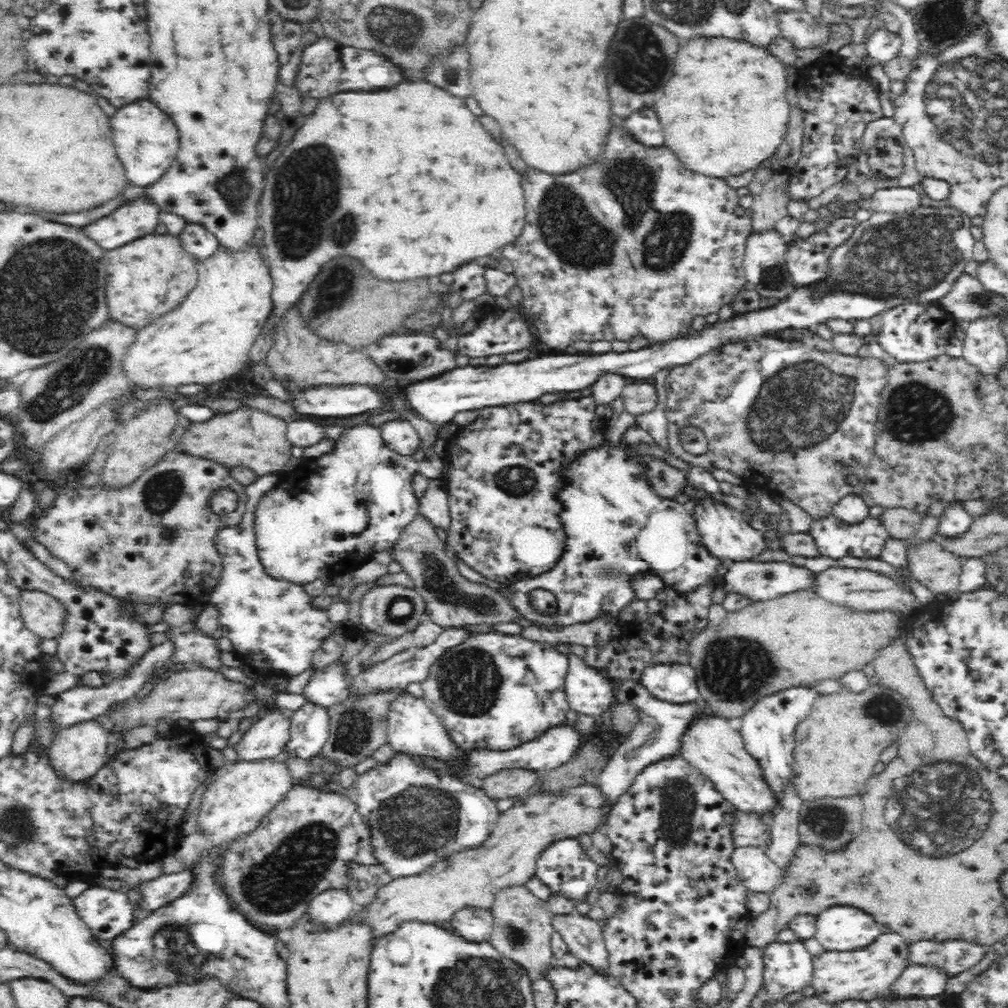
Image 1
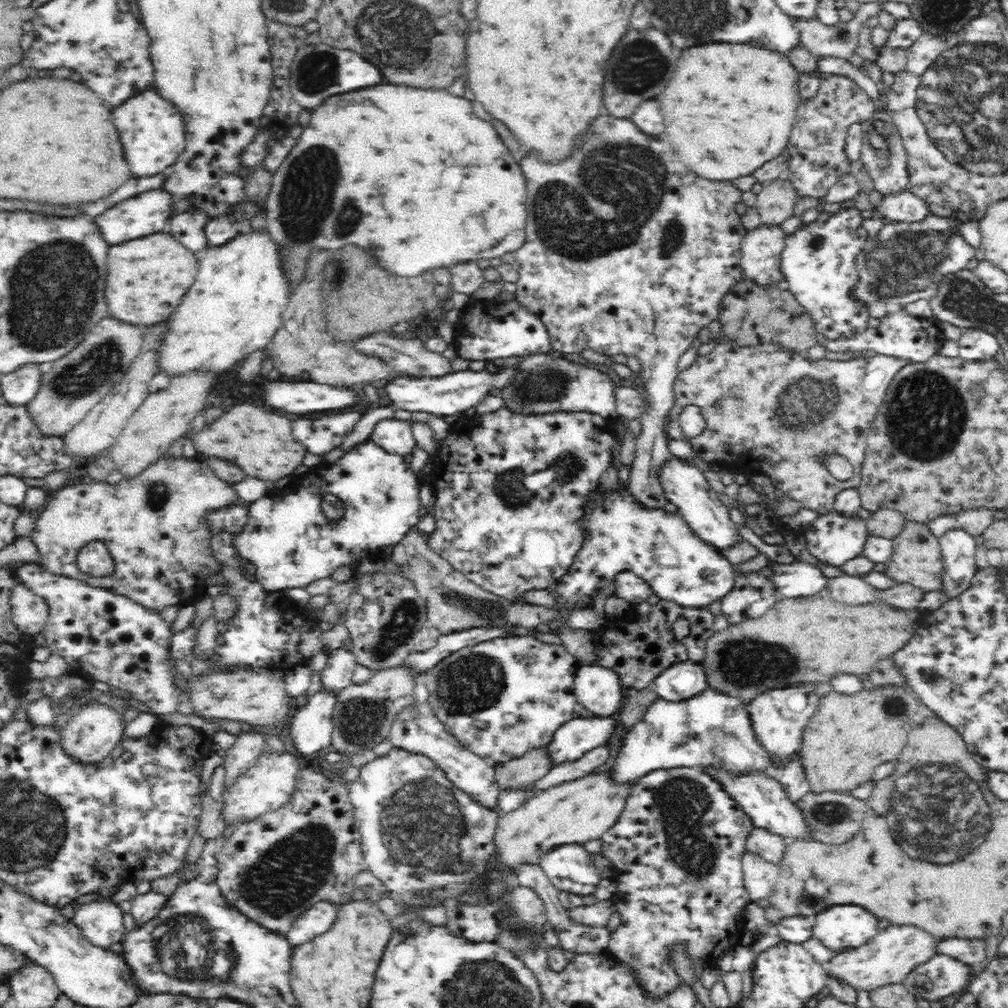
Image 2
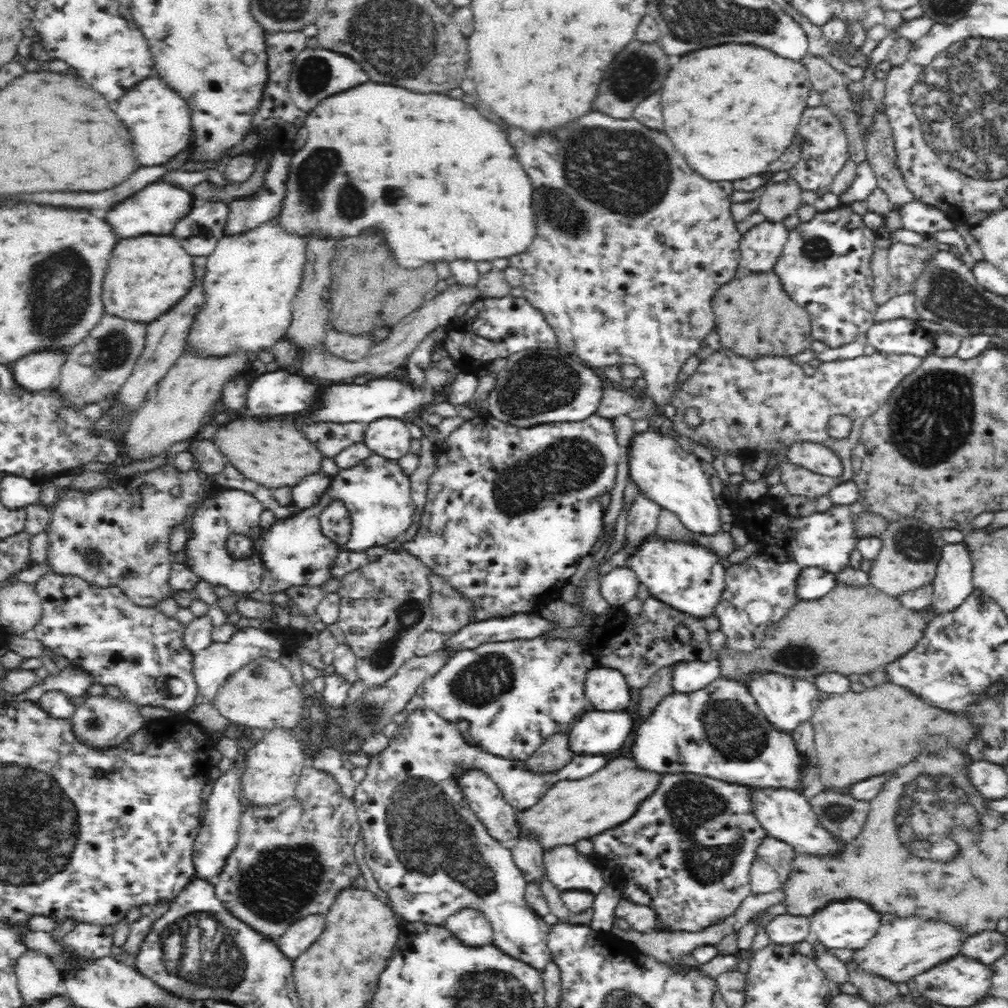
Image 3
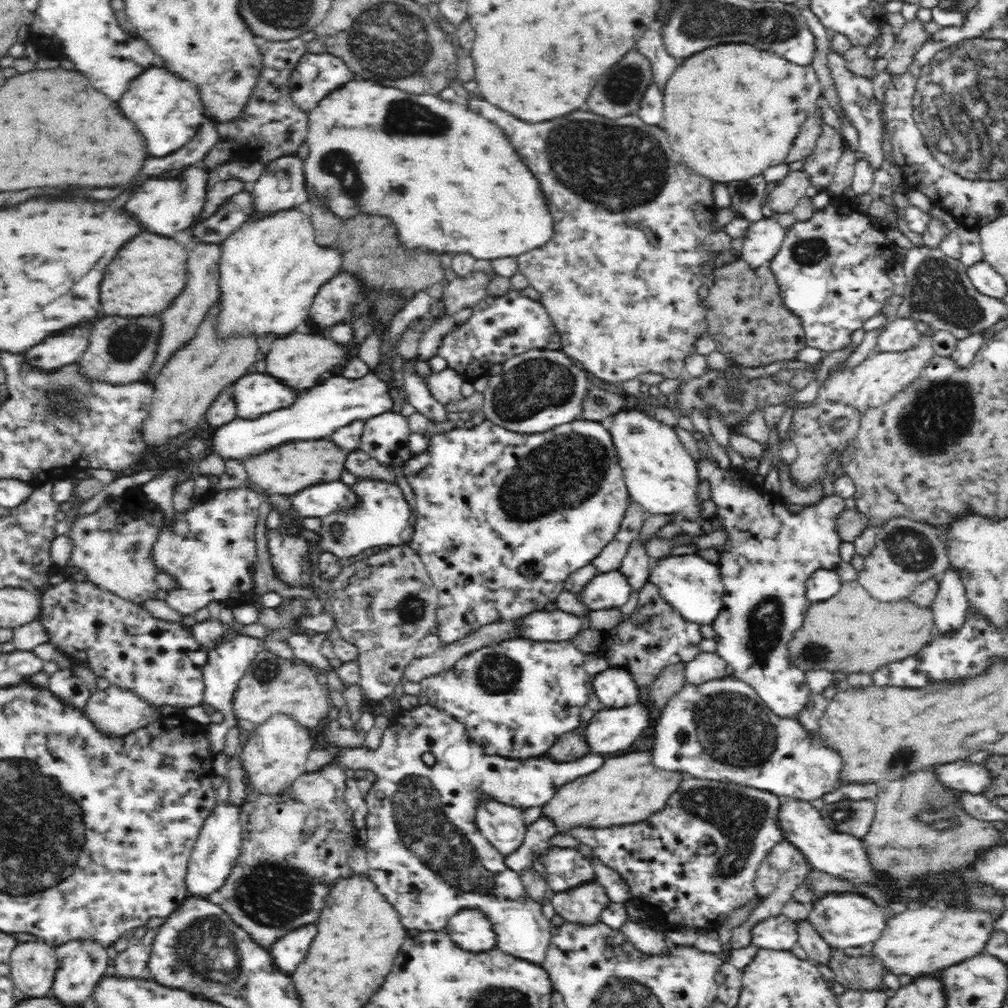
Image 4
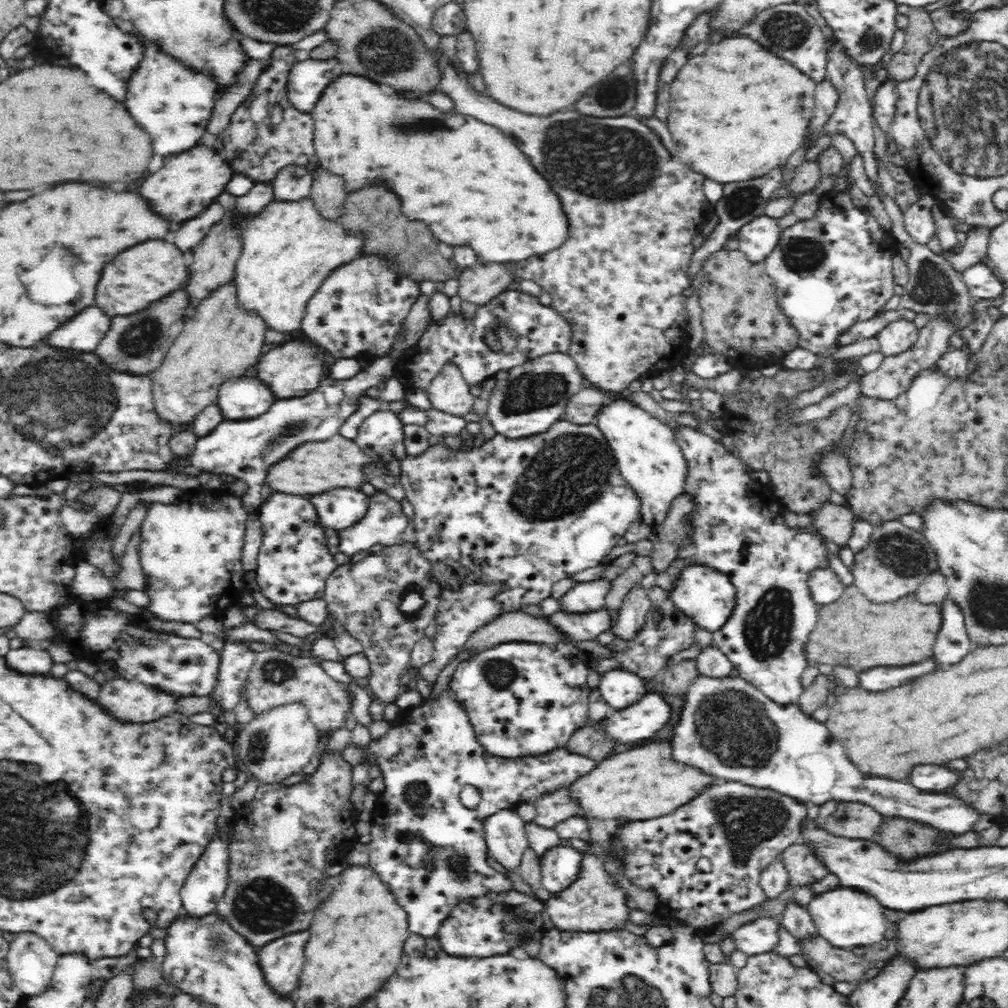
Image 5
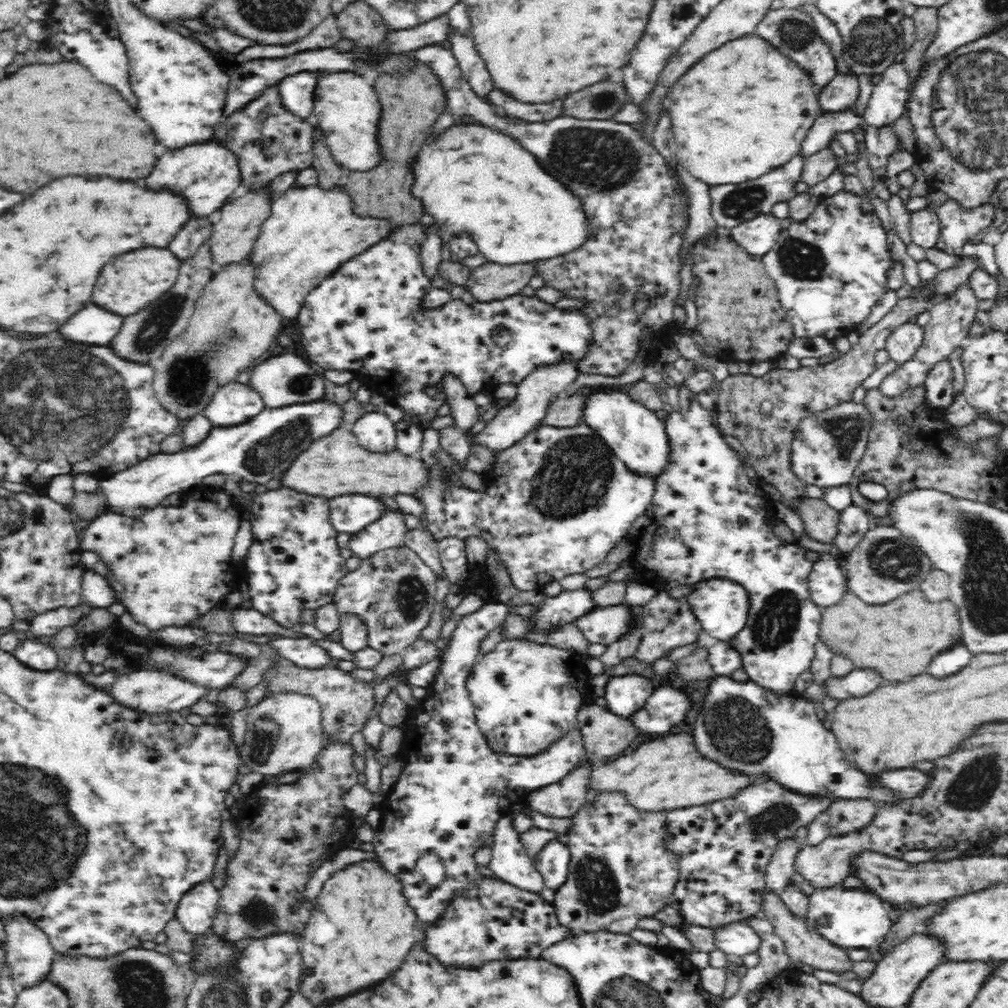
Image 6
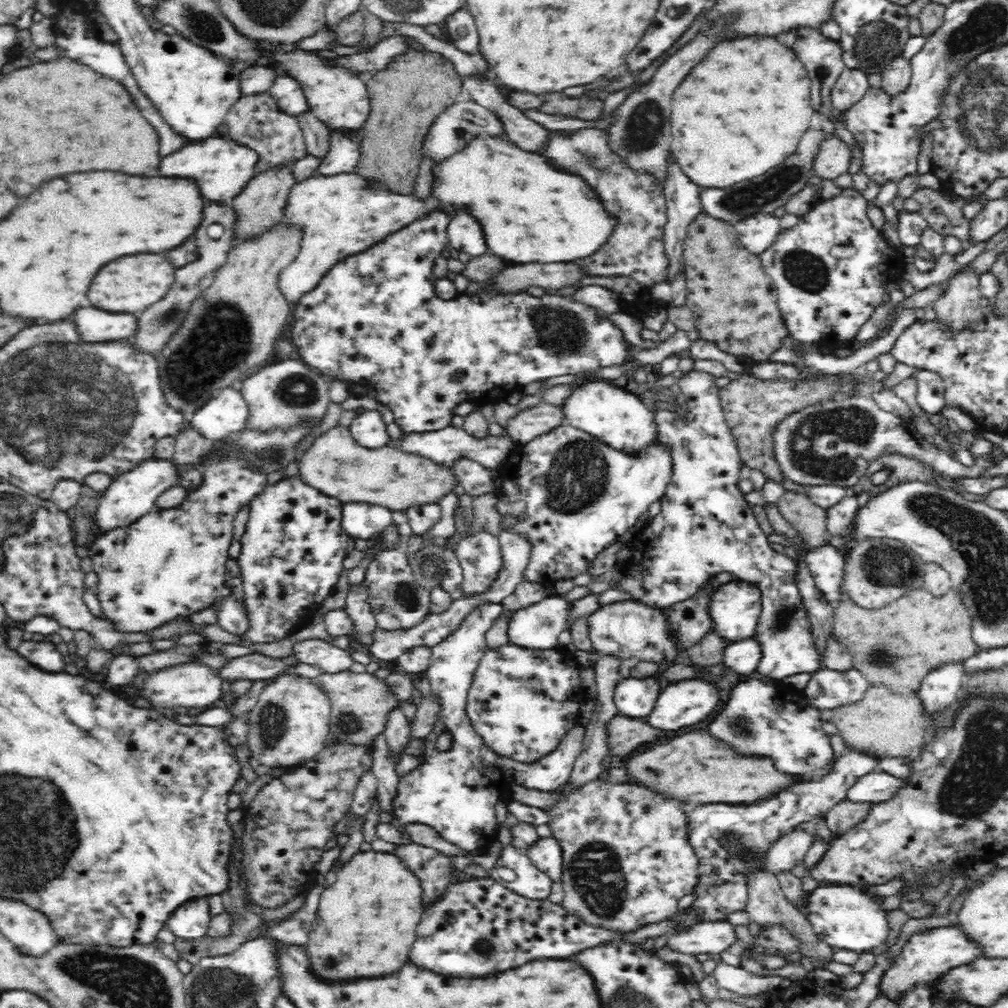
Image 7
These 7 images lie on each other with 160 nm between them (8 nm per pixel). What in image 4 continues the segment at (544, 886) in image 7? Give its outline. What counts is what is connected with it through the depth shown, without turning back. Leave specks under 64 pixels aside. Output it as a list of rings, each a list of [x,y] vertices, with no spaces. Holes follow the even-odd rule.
[[[482,793],[477,802],[475,823],[482,836],[504,856],[522,844],[527,827],[521,809],[496,801],[486,793]]]

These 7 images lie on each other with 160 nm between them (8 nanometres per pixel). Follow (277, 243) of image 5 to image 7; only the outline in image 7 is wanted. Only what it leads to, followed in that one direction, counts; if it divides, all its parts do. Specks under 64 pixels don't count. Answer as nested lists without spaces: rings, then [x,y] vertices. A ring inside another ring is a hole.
[[[353,172],[340,173],[336,176],[320,176],[314,174],[312,177],[296,183],[288,191],[287,201],[283,206],[283,218],[280,225],[288,229],[296,229],[301,232],[300,250],[290,266],[282,268],[278,272],[278,288],[285,301],[294,307],[300,298],[307,292],[314,290],[324,278],[324,274],[336,266],[344,258],[351,257],[368,250],[371,246],[382,242],[389,234],[408,226],[414,222],[416,216],[429,216],[428,212],[436,210],[436,200],[430,198],[426,202],[418,198],[408,198],[384,189],[369,188],[368,182]]]

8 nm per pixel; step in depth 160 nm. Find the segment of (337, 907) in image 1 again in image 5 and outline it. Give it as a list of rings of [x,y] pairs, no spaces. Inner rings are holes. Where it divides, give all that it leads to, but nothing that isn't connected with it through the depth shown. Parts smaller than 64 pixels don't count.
[[[302,930],[278,938],[257,948],[259,964],[272,987],[285,995],[292,994],[304,966],[304,946],[310,932]]]

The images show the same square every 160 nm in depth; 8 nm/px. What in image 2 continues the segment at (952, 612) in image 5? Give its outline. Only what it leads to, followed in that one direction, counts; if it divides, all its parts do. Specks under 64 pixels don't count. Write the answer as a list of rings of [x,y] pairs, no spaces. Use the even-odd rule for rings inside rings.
[[[952,528],[939,537],[945,563],[944,592],[948,598],[964,592],[977,572],[974,536],[962,528]]]

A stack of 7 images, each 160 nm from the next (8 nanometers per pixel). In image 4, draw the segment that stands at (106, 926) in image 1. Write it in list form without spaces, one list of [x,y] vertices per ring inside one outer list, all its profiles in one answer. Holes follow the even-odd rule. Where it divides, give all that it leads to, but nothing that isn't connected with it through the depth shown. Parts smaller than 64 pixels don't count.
[[[90,938],[67,940],[59,947],[55,947],[55,953],[58,967],[50,996],[59,998],[65,1005],[80,1006],[88,1000],[93,986],[106,972],[110,956],[100,941]]]

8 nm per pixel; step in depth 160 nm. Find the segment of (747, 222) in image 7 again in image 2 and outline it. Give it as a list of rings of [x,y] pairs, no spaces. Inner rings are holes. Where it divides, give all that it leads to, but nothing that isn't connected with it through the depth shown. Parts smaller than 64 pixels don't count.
[[[760,226],[749,230],[743,236],[741,251],[741,267],[743,275],[748,281],[755,282],[758,286],[768,286],[779,283],[783,287],[781,260],[784,252],[787,234],[778,226]]]

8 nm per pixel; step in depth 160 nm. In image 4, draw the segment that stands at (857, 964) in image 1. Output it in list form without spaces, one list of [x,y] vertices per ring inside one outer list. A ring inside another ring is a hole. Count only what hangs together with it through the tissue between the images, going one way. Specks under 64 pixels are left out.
[[[915,907],[888,918],[886,927],[880,938],[870,944],[866,949],[867,956],[872,960],[880,960],[882,967],[894,976],[930,976],[938,971],[963,962],[975,954],[983,952],[984,943],[988,936],[995,931],[992,917],[980,911],[965,909],[952,909],[951,907]]]

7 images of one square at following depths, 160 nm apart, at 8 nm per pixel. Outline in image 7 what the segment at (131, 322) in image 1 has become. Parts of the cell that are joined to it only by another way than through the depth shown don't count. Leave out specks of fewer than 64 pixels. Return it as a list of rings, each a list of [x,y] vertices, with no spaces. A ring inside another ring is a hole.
[[[134,254],[120,260],[110,262],[104,266],[104,270],[98,272],[98,276],[92,282],[90,288],[90,302],[96,308],[110,310],[110,312],[128,312],[136,314],[146,310],[150,304],[164,298],[170,284],[174,282],[174,264],[162,256],[162,254]]]

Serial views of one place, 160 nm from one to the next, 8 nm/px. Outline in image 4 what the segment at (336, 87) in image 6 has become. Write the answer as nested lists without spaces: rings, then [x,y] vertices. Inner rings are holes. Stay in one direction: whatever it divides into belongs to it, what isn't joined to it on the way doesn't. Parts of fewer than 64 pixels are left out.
[[[368,80],[362,82],[348,82],[348,86],[342,86],[340,90],[332,92],[328,98],[320,100],[320,104],[314,110],[307,111],[308,134],[306,142],[308,144],[308,156],[302,160],[302,170],[305,178],[306,200],[311,206],[318,204],[323,206],[329,214],[333,214],[340,221],[354,219],[360,214],[367,214],[368,217],[383,217],[388,219],[394,226],[397,240],[401,242],[406,253],[410,257],[415,257],[419,253],[434,253],[437,255],[446,254],[468,254],[476,260],[496,260],[496,258],[506,258],[506,256],[518,256],[532,250],[540,248],[548,238],[552,236],[552,218],[544,206],[540,188],[532,172],[520,162],[518,154],[514,148],[508,144],[506,136],[502,130],[493,122],[490,122],[484,115],[476,113],[469,106],[458,104],[458,102],[448,102],[442,100],[438,94],[412,94],[398,88],[388,88],[380,86]],[[432,144],[438,144],[438,158],[416,158],[416,154],[432,154]]]

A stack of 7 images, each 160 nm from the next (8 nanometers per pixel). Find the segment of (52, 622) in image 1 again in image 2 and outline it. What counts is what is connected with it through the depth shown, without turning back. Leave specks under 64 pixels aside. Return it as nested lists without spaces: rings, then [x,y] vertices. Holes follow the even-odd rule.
[[[17,584],[12,588],[10,598],[12,621],[21,631],[35,635],[42,633],[50,620],[50,607],[44,597],[29,588]]]

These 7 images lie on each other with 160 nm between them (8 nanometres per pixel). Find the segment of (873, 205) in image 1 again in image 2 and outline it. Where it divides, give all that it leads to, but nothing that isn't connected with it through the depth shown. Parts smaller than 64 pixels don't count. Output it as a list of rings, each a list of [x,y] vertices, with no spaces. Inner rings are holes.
[[[908,189],[883,194],[877,207],[871,207],[872,219],[916,223],[926,219],[929,208],[926,202]]]

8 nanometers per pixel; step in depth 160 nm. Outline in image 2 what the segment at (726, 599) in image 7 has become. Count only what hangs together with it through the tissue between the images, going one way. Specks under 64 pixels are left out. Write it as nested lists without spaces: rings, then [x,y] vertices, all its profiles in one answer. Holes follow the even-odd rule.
[[[624,482],[616,484],[616,488],[604,494],[597,489],[593,491],[585,504],[585,513],[579,518],[579,525],[583,541],[576,551],[572,566],[568,568],[568,572],[546,587],[554,596],[554,606],[564,615],[576,608],[594,607],[600,590],[606,592],[606,598],[615,595],[616,574],[625,571],[644,578],[660,599],[674,601],[686,607],[707,607],[712,602],[720,600],[734,588],[734,580],[736,576],[740,576],[740,566],[729,562],[718,550],[694,534],[680,512],[668,512],[660,507],[649,507],[640,503]]]

